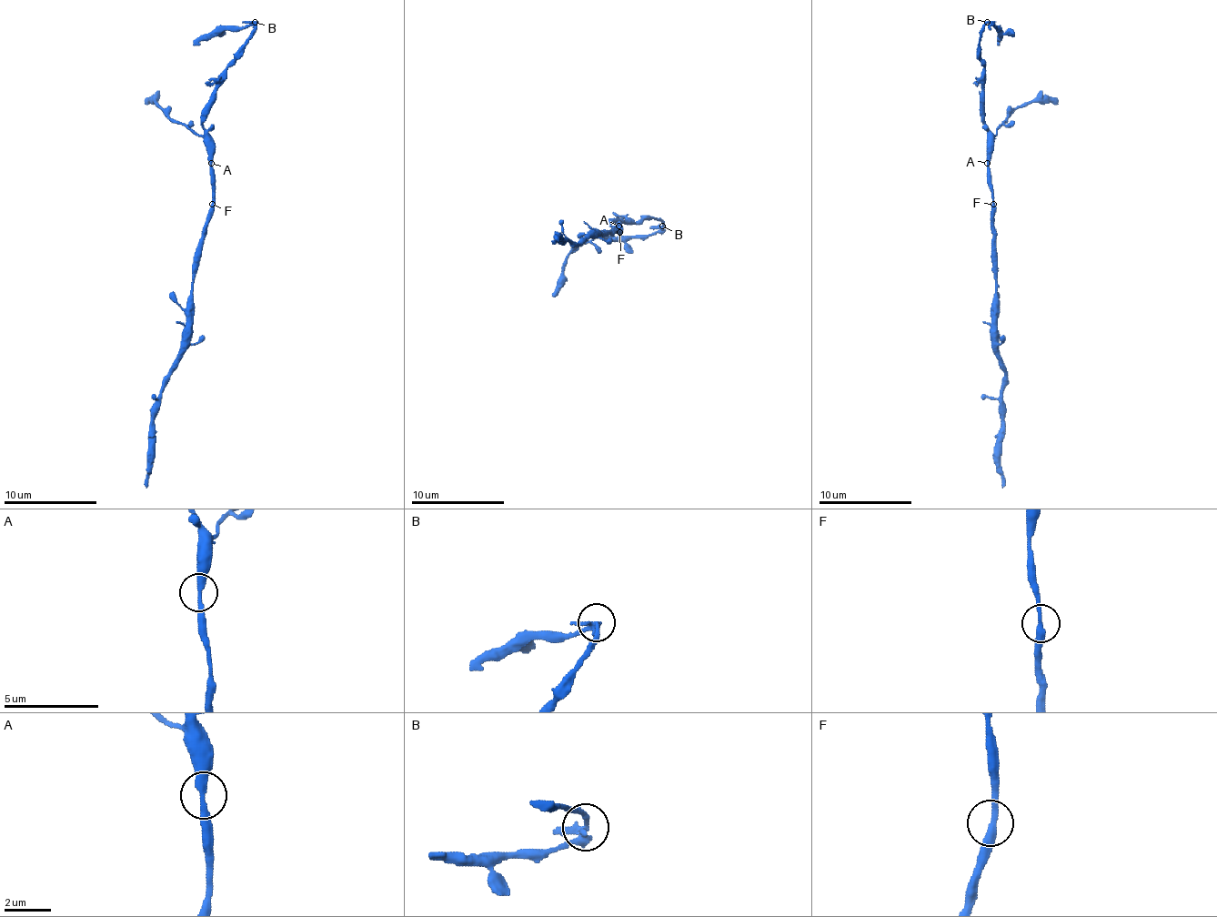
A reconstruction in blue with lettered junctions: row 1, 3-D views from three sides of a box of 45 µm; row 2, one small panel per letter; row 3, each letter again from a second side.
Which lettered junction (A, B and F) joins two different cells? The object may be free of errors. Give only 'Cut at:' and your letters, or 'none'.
Cut at: B

